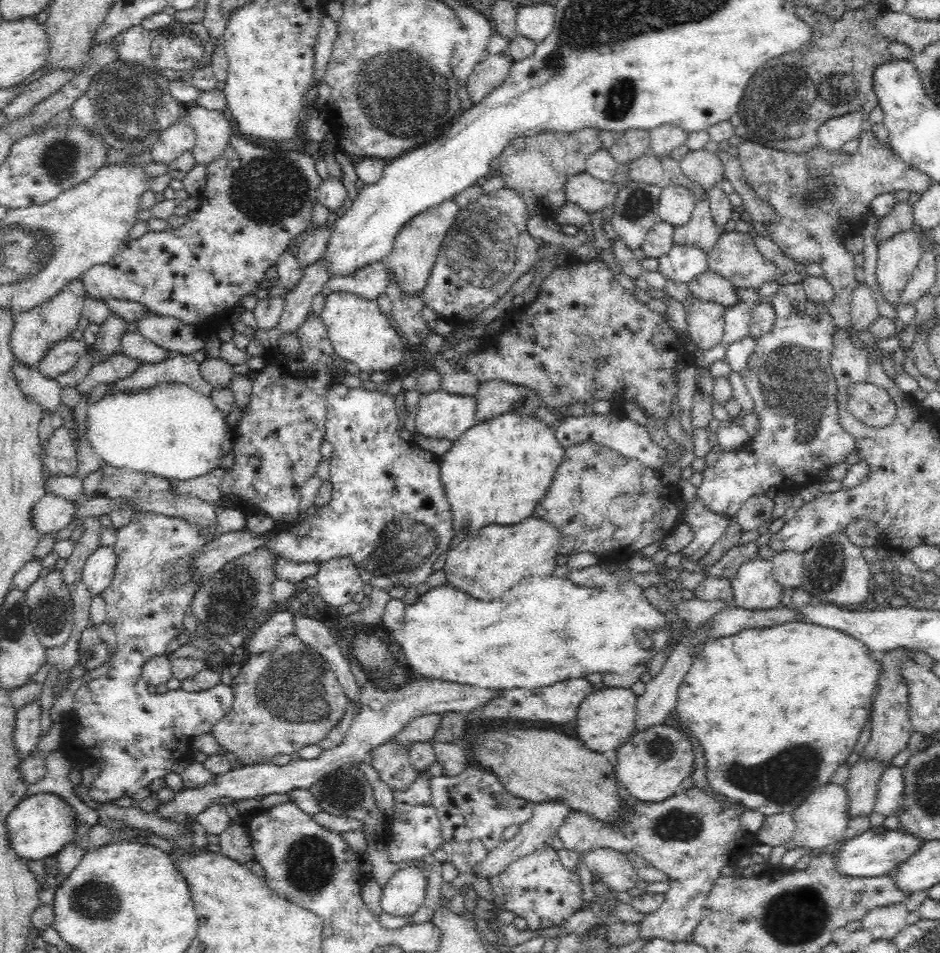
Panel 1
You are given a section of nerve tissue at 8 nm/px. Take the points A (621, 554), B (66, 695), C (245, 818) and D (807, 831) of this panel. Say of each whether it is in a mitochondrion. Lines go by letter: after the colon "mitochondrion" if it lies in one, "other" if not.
A: other
B: other
C: other
D: other

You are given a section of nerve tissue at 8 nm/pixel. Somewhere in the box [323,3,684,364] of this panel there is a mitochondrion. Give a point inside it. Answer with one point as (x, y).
(403, 80)

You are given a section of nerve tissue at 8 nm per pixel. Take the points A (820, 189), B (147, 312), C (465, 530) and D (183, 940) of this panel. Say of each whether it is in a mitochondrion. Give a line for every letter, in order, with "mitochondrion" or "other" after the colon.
A: mitochondrion
B: other
C: other
D: other

